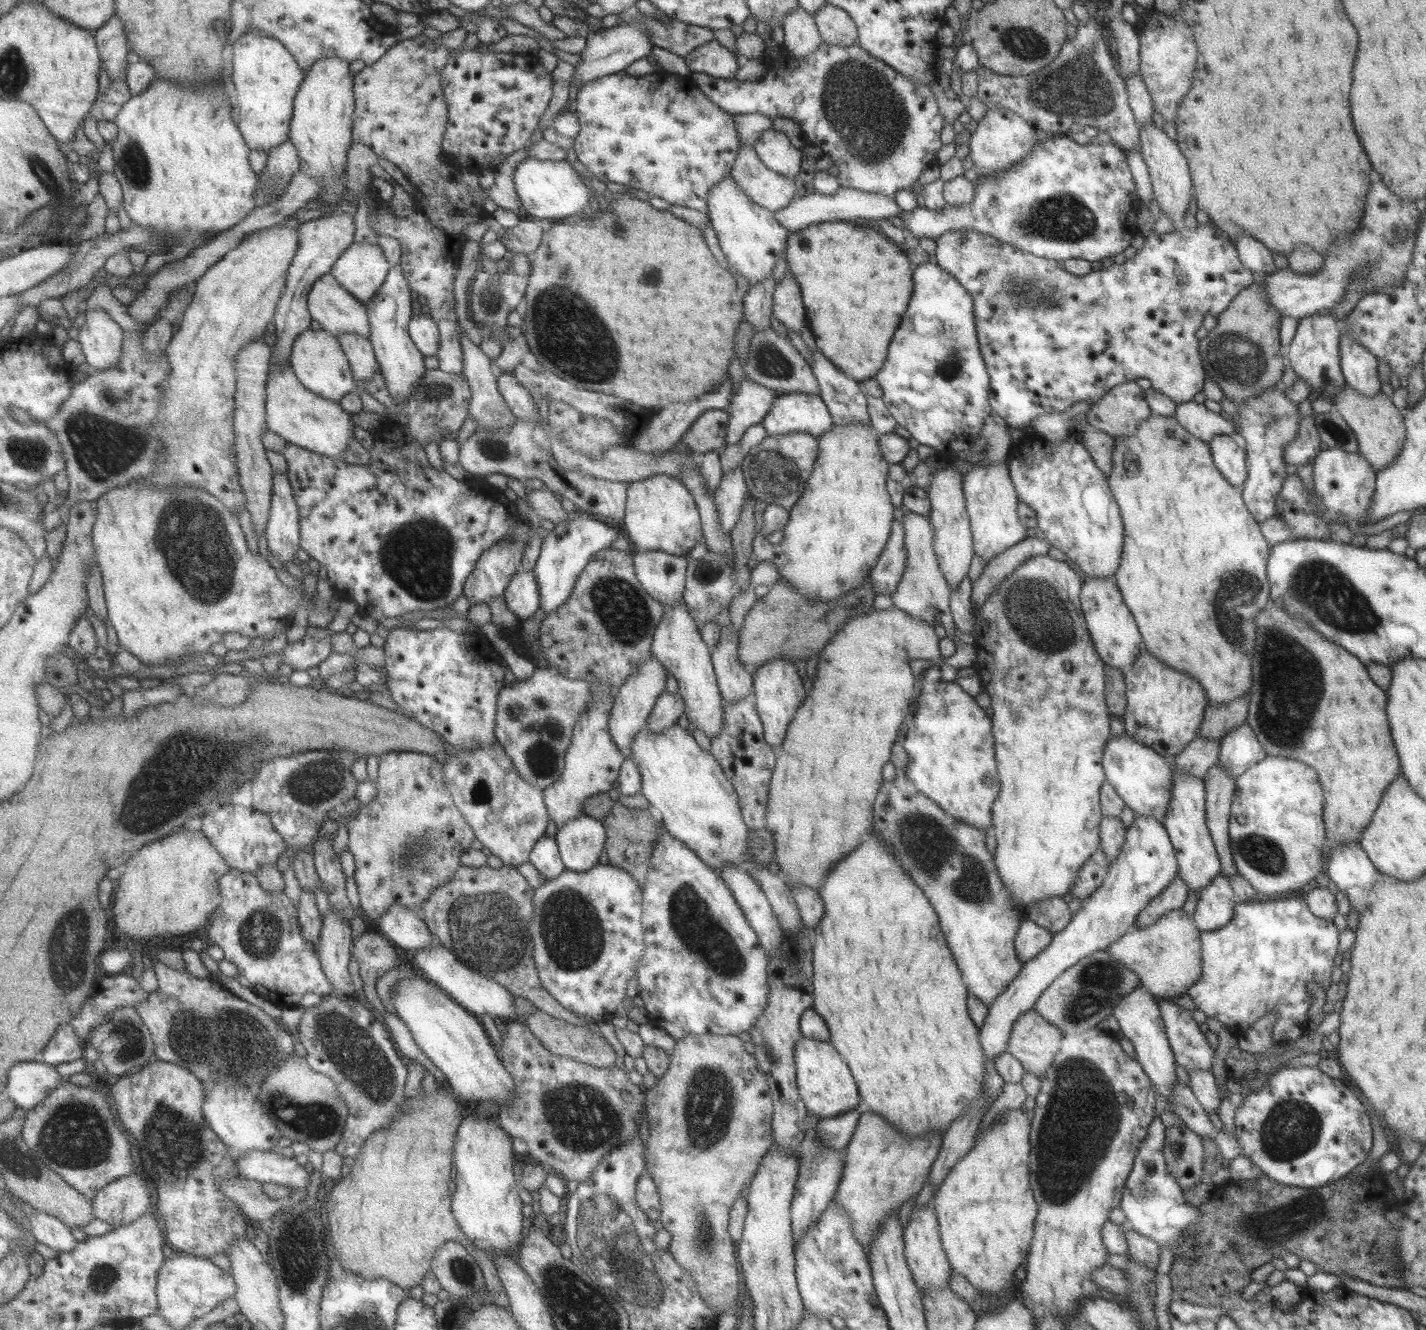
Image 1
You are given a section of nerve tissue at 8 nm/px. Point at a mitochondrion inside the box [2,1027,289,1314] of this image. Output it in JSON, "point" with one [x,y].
{"point":[77,1136]}

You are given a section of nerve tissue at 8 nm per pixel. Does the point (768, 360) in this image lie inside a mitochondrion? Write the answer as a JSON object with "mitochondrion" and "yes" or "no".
{"mitochondrion":"yes"}

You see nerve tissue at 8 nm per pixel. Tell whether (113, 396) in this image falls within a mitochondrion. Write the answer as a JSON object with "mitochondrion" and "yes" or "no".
{"mitochondrion":"yes"}

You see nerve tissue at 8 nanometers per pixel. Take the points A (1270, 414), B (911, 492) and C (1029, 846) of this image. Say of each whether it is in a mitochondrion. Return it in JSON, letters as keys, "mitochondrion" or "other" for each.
{"A":"mitochondrion","B":"other","C":"other"}

